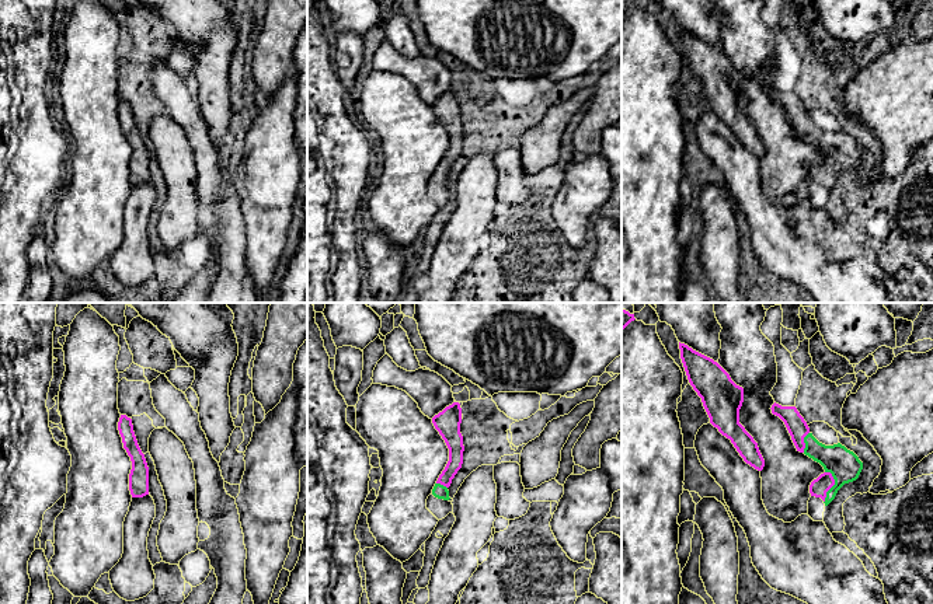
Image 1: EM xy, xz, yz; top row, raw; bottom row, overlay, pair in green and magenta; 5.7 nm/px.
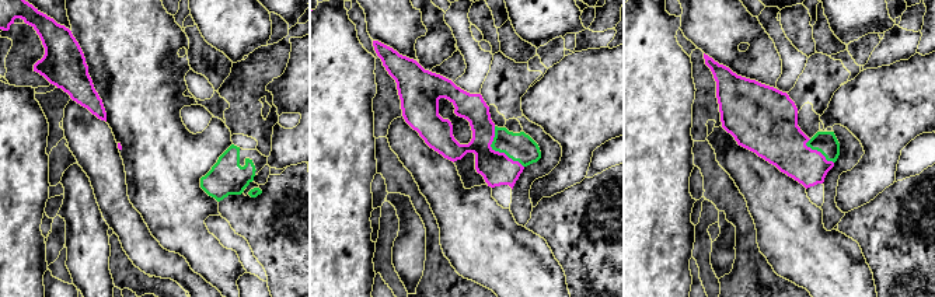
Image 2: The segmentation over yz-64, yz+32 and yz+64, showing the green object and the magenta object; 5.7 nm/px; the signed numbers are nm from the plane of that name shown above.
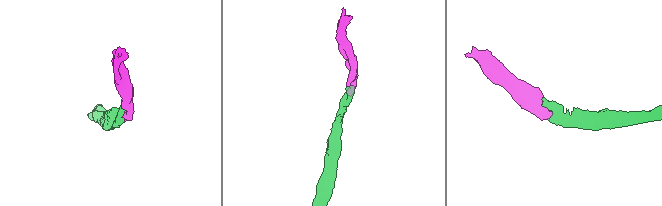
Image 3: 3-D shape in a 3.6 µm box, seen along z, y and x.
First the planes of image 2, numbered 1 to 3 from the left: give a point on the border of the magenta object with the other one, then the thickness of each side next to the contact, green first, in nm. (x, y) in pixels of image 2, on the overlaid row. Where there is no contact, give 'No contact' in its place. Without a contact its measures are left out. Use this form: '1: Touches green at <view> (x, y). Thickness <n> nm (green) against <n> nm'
1: No contact
2: Touches green at yz+32 (498, 150). Thickness 160 nm (green) against 190 nm
3: Touches green at yz+64 (819, 150). Thickness 130 nm (green) against 280 nm

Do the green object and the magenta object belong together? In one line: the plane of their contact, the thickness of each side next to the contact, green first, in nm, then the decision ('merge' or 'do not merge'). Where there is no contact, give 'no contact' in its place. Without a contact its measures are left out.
meets green in yz; 180 nm thick on the green side, 110 nm on the other; merge

